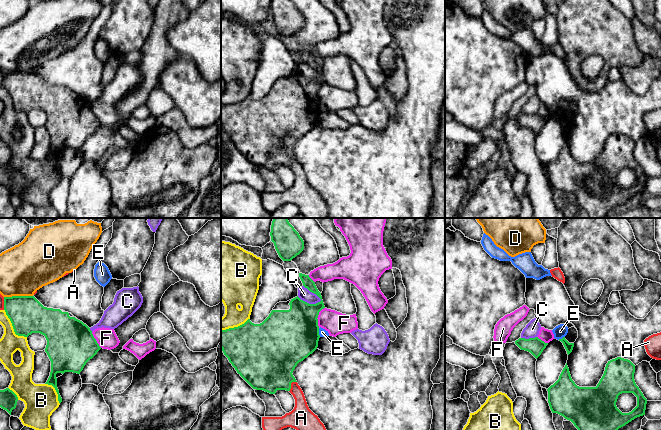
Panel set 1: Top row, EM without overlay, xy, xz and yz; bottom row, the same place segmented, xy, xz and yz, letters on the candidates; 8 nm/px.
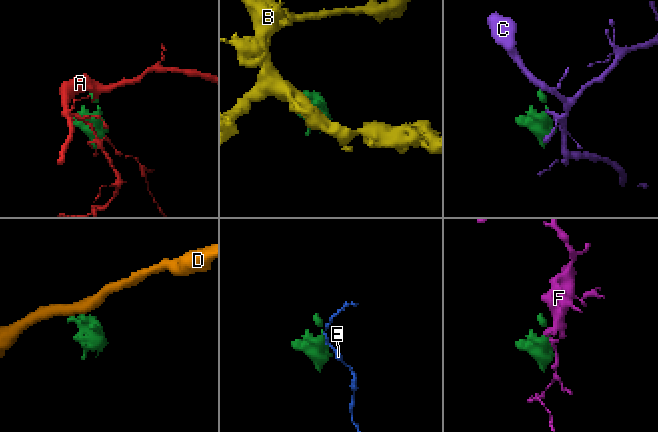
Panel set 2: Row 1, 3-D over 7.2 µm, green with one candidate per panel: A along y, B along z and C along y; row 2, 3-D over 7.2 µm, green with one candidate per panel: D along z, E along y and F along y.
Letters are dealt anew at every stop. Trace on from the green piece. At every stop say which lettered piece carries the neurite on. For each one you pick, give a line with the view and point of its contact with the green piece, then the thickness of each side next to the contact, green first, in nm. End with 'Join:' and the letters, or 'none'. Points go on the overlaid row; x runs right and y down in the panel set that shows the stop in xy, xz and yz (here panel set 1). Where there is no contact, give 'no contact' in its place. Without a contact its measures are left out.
Join: none

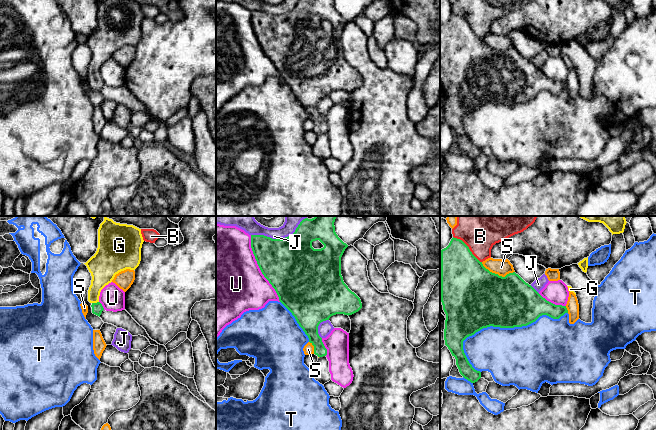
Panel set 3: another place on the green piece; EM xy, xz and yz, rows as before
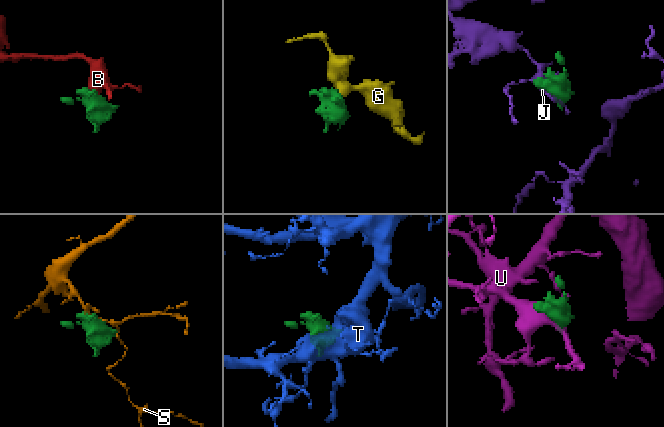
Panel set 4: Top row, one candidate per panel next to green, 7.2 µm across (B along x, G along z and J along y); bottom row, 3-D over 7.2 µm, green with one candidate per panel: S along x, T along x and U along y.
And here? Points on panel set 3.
G: meets green in xy at (95, 303); 90 nm thick on the green side, 180 nm on the other
Join: G

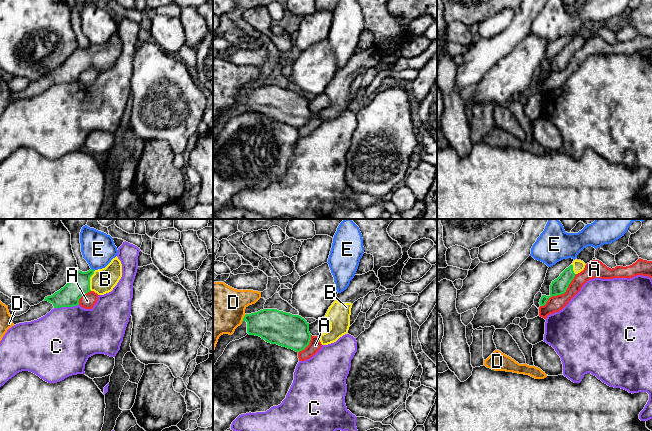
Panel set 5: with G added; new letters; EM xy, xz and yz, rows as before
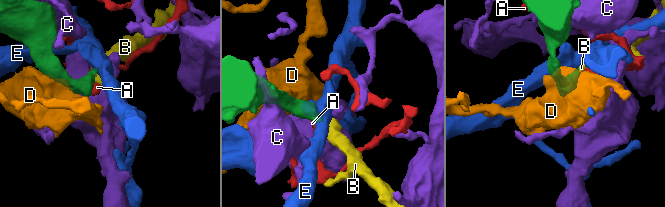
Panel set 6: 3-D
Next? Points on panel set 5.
B: meets green in xy at (89, 280); 170 nm thick on the green side, 200 nm on the other
Join: B

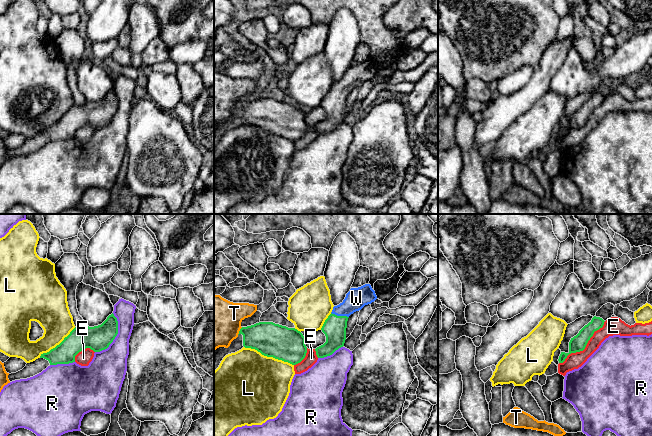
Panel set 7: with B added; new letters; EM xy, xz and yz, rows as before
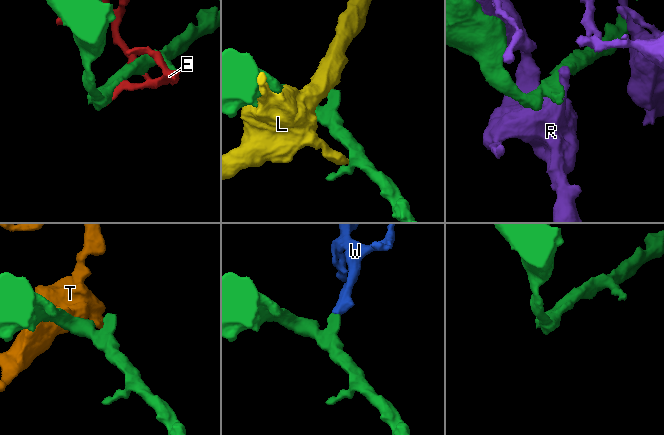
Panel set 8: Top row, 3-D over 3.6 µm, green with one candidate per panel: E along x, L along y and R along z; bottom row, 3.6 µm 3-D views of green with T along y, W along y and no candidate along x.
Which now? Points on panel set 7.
W: meets green in xz at (340, 316); 190 nm thick on the green side, 170 nm on the other
Join: W

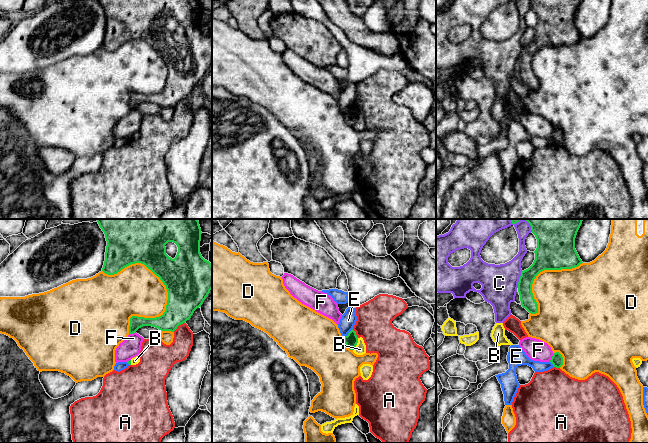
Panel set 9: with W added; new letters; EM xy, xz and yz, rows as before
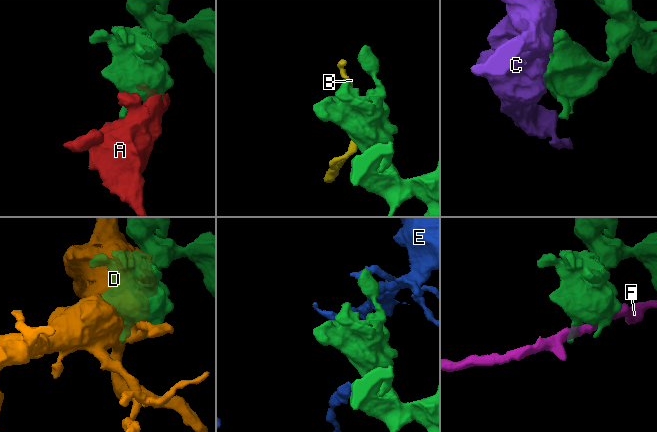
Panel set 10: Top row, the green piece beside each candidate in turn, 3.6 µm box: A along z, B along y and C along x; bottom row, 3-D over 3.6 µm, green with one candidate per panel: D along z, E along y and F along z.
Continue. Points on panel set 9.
Join: none

